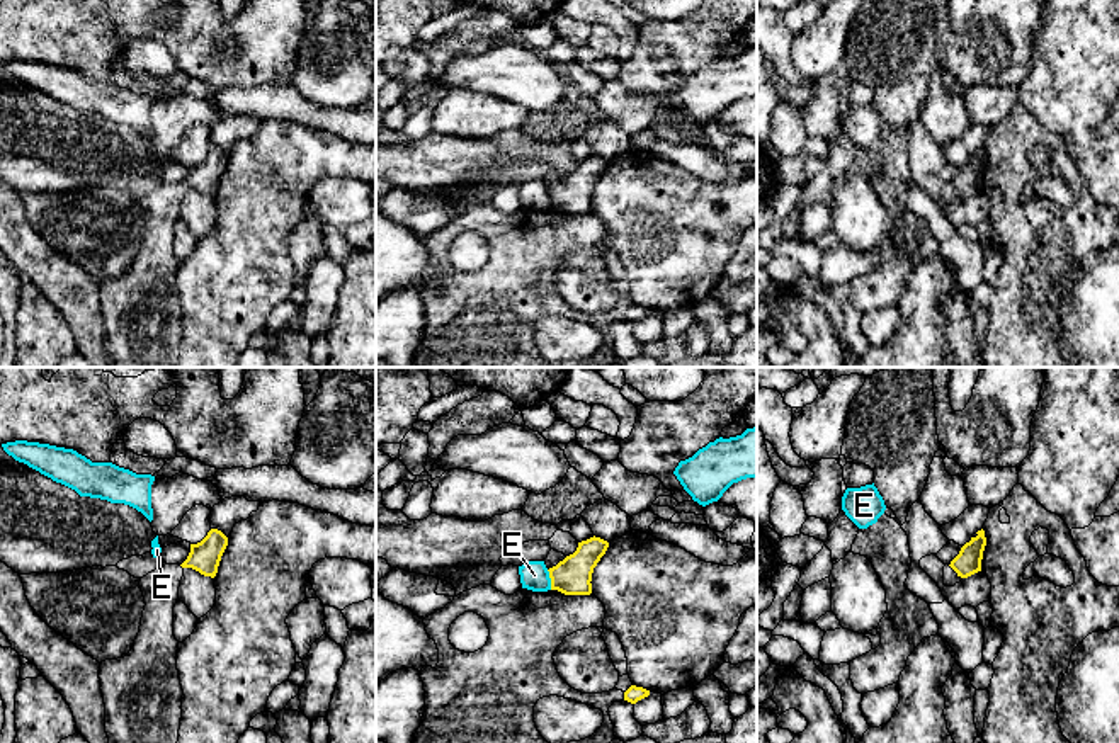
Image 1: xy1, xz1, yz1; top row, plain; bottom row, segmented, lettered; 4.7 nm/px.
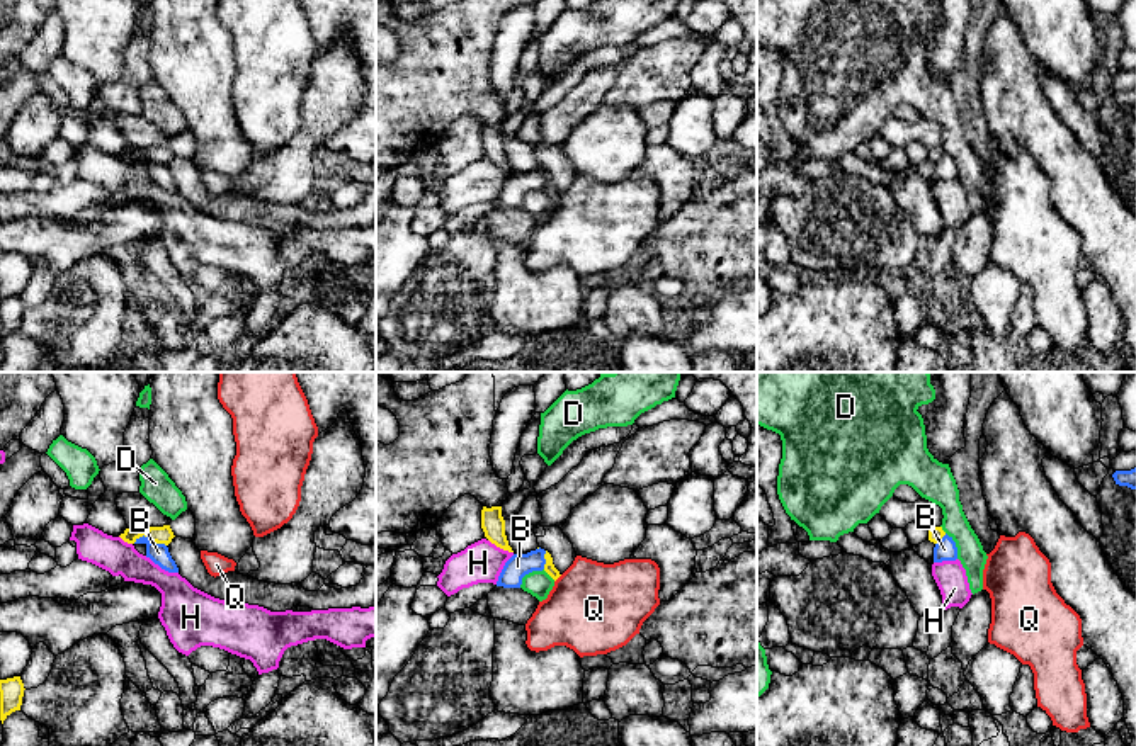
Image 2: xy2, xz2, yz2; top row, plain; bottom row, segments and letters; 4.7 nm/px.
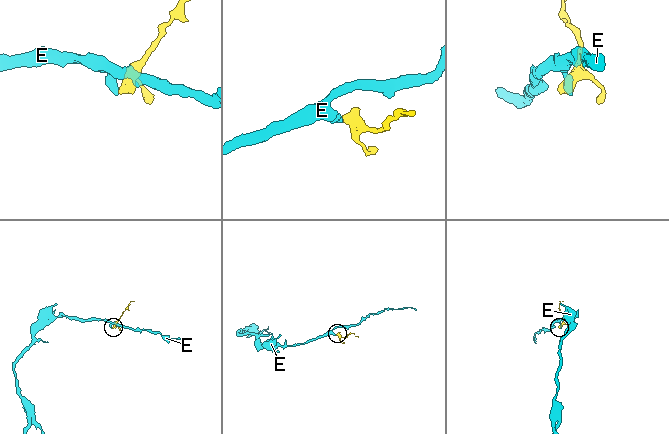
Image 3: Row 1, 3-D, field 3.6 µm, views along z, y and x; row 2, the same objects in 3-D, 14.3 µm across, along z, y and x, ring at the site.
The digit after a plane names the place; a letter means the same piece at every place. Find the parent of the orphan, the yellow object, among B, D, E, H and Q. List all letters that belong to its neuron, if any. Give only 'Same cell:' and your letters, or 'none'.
Same cell: none

